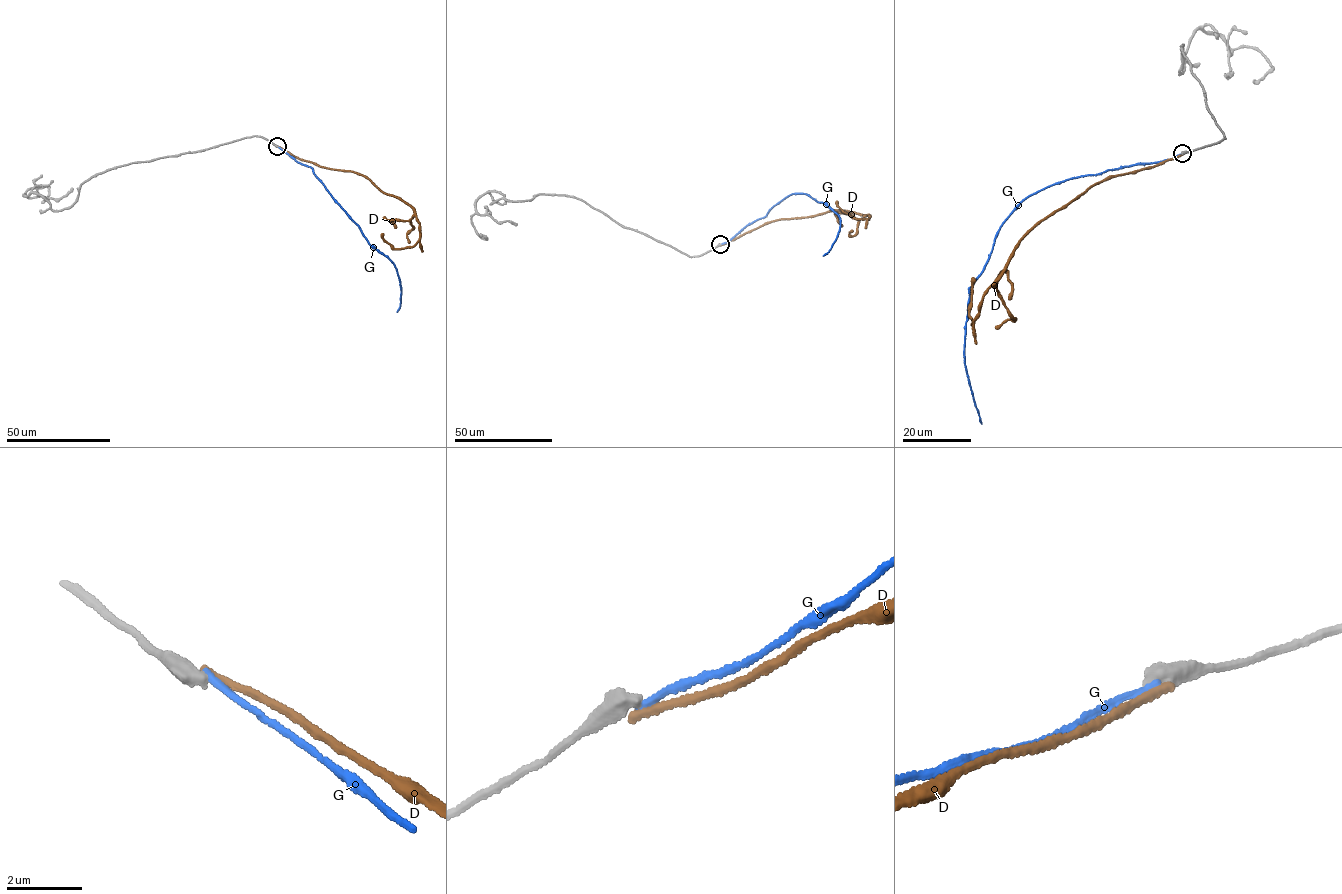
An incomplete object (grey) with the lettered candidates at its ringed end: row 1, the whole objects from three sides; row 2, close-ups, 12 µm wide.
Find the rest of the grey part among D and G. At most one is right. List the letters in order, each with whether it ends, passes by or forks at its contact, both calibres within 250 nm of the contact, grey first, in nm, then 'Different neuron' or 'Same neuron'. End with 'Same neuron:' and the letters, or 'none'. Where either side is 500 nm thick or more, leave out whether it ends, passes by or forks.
D: Thickness 500 nm (grey) against 240 nm. Different neuron
G: It ends there. Thickness 480 nm (grey) against 170 nm. Different neuron
Same neuron: none

